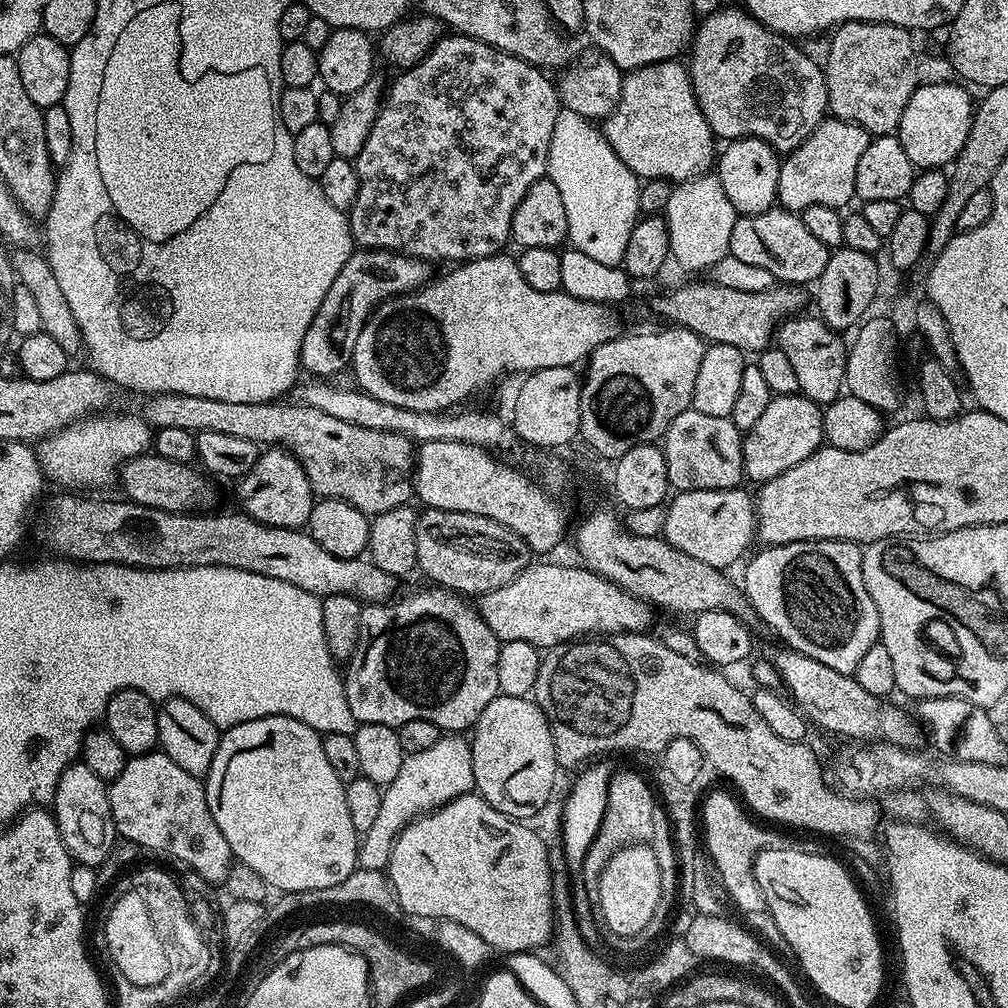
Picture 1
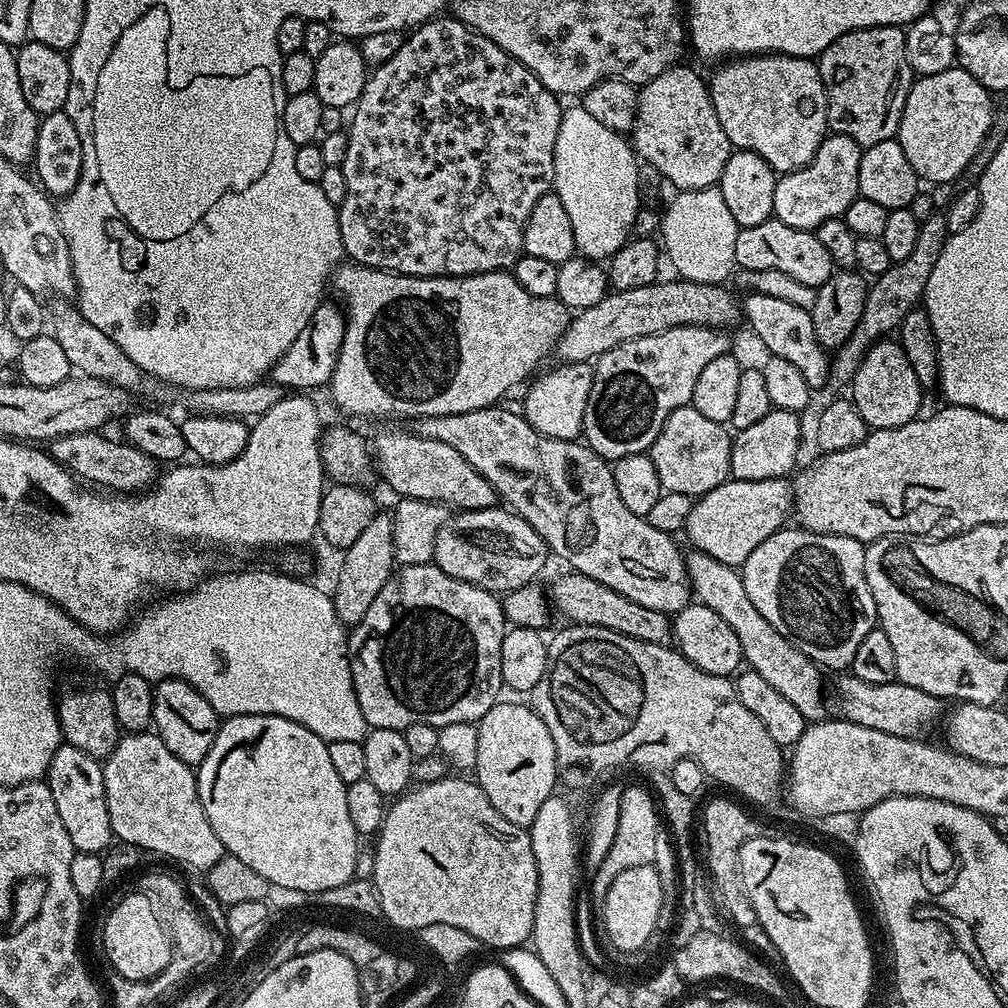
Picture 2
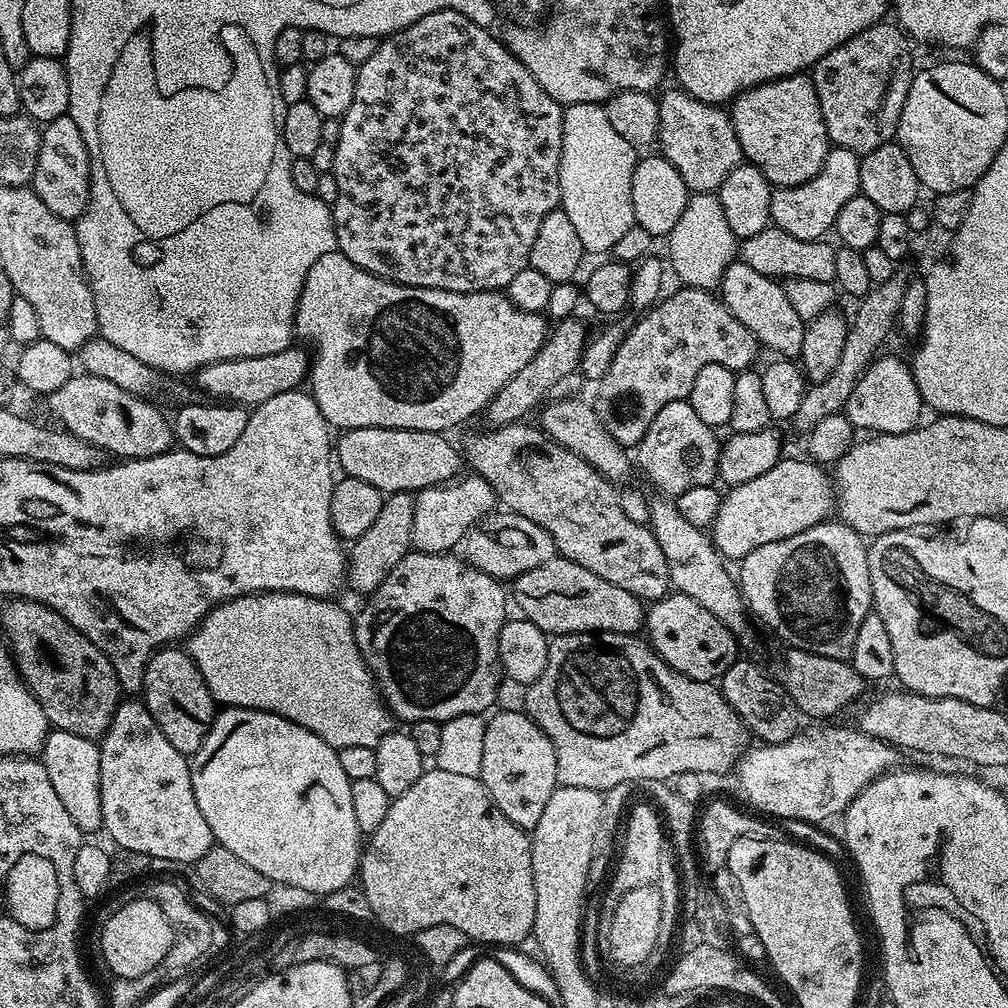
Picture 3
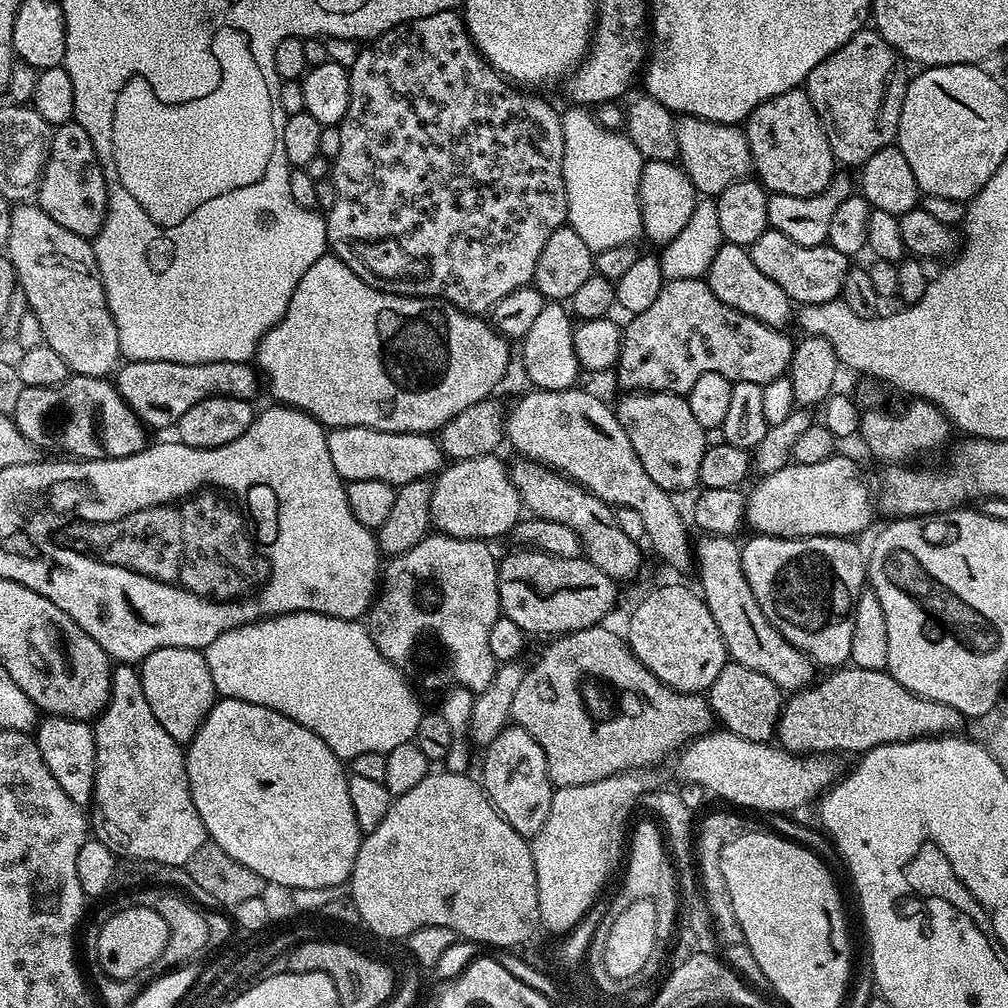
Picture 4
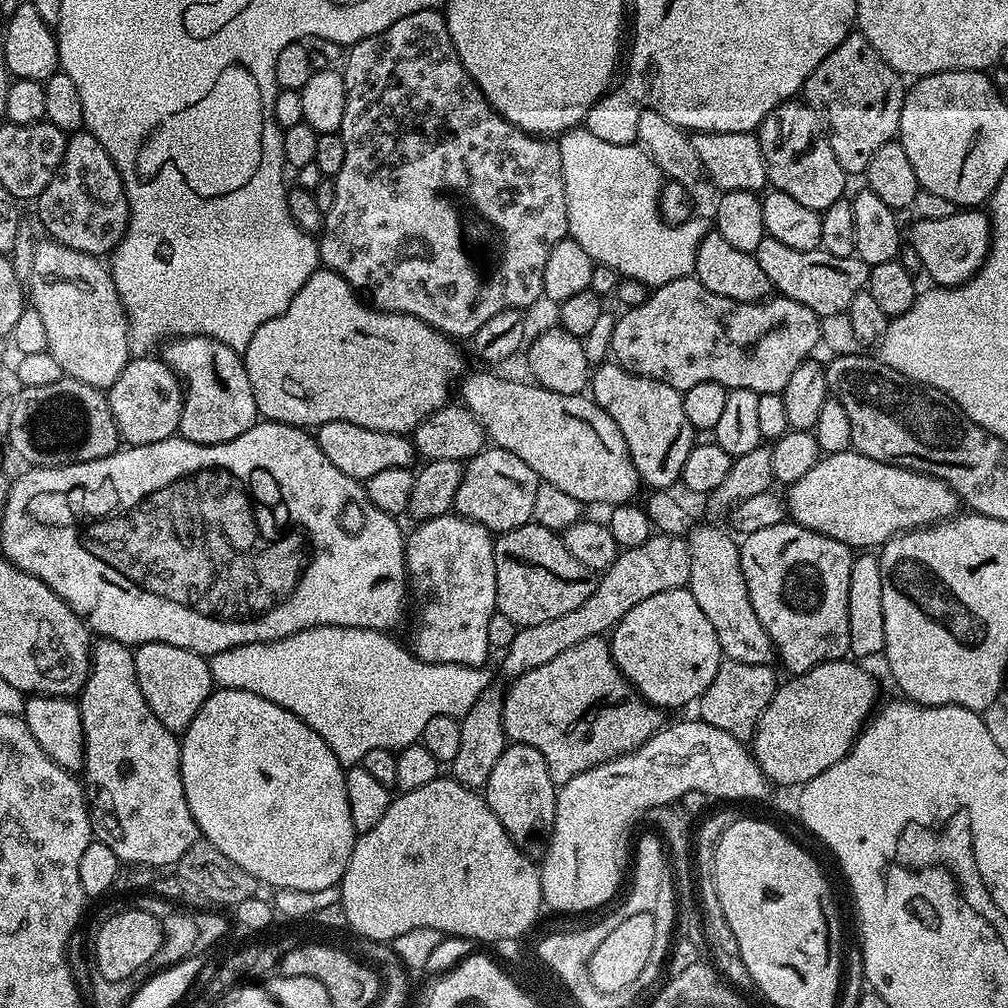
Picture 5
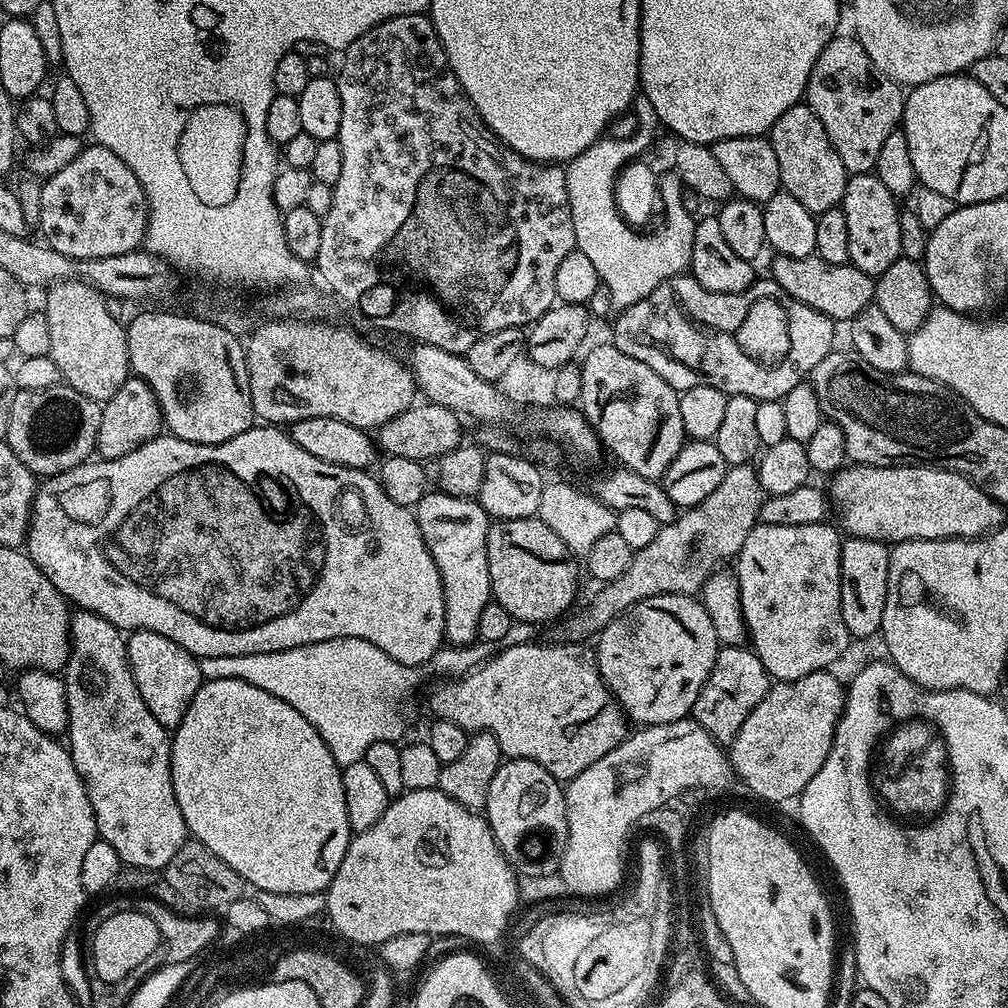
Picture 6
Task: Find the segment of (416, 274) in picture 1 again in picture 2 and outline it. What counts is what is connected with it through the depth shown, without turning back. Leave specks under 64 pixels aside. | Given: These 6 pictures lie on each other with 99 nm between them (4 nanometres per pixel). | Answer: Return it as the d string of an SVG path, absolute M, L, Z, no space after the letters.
M322 302L316 307L302 334L298 334L290 350L286 350L282 358L278 358L270 373L271 383L280 384L286 390L312 390L308 388L320 388L323 384L325 387L331 381L338 354L342 350L346 316L339 303L328 303Z

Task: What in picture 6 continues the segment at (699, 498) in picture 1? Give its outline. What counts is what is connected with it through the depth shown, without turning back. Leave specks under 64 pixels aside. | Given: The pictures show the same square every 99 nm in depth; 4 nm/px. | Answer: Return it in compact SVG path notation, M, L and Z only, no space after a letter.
M857 464L855 466L845 466L831 477L832 492L830 491L830 500L833 505L840 506L840 524L849 537L857 536L867 540L882 540L885 544L891 546L900 544L904 540L971 540L981 536L987 536L989 532L1001 527L1005 523L1005 509L1000 507L998 502L994 502L987 494L974 482L970 482L962 474L951 472L945 468L930 468L926 464L894 464L890 468L882 466L870 466L869 464Z

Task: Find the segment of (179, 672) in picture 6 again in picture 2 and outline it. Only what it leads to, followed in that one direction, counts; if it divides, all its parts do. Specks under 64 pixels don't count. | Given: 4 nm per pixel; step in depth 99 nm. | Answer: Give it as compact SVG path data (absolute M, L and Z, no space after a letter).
M169 678L159 681L152 689L152 723L156 735L162 738L166 750L170 750L174 758L183 764L198 766L206 754L210 754L210 746L214 746L222 718L214 706L210 706L210 702L190 686L190 682Z

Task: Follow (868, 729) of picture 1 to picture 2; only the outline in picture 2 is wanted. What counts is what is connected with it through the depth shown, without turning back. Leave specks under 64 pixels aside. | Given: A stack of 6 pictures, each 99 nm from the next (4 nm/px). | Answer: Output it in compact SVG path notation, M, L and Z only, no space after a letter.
M695 550L685 555L684 568L692 584L693 597L714 610L714 614L719 614L728 623L730 630L734 630L742 646L743 663L751 671L762 674L762 678L766 678L766 682L770 682L770 686L774 686L778 694L783 694L804 715L805 721L825 719L821 669L809 656L802 654L798 646L778 634L778 630L774 630L774 626L770 626L770 622L766 622L762 614L758 614L758 606L754 606L754 602L750 602L750 594L746 594L743 575L733 565L718 562L718 558L710 558L710 554Z

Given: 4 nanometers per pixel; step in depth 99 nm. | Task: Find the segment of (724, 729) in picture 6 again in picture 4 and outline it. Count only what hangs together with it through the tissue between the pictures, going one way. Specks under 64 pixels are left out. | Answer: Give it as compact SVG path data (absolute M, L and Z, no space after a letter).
M729 662L718 670L718 678L708 687L706 699L712 707L712 715L720 720L727 731L738 734L742 738L750 738L750 742L769 743L776 736L776 728L780 724L780 711L784 708L785 693L769 678L750 670L747 666Z

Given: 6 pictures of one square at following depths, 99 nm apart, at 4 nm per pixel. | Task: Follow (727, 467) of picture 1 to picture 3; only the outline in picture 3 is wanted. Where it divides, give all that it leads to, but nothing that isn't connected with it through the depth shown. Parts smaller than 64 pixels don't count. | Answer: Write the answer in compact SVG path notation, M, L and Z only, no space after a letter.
M687 400L670 402L654 414L650 430L646 430L642 442L635 445L634 460L640 463L645 478L660 491L657 493L675 498L686 494L686 490L694 490L694 486L706 486L717 479L722 444L719 439L716 441L716 436L717 429L702 422Z

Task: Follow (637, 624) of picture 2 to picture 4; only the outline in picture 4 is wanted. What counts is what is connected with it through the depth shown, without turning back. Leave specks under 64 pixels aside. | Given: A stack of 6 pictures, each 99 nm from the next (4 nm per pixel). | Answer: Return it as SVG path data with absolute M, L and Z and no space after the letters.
M521 547L520 552L512 552L499 561L498 594L500 610L503 616L510 618L526 634L537 632L540 636L555 638L565 632L577 632L583 628L595 628L612 612L616 604L617 581L612 580L598 566L594 566L587 558L558 558L534 548Z

